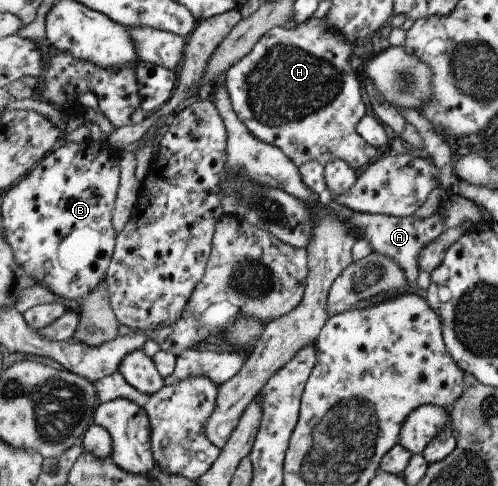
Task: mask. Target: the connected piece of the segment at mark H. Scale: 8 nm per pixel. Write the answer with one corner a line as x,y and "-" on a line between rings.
308,16
294,27
271,27
264,32
251,50
229,66
223,74
223,86
231,102
237,120
247,132
271,146
277,147
297,168
305,162
327,164
333,160
343,160
349,168
359,172
381,153
365,142
355,130
361,117
369,109
361,100
361,79
351,59
352,42
339,32
335,32
325,16

